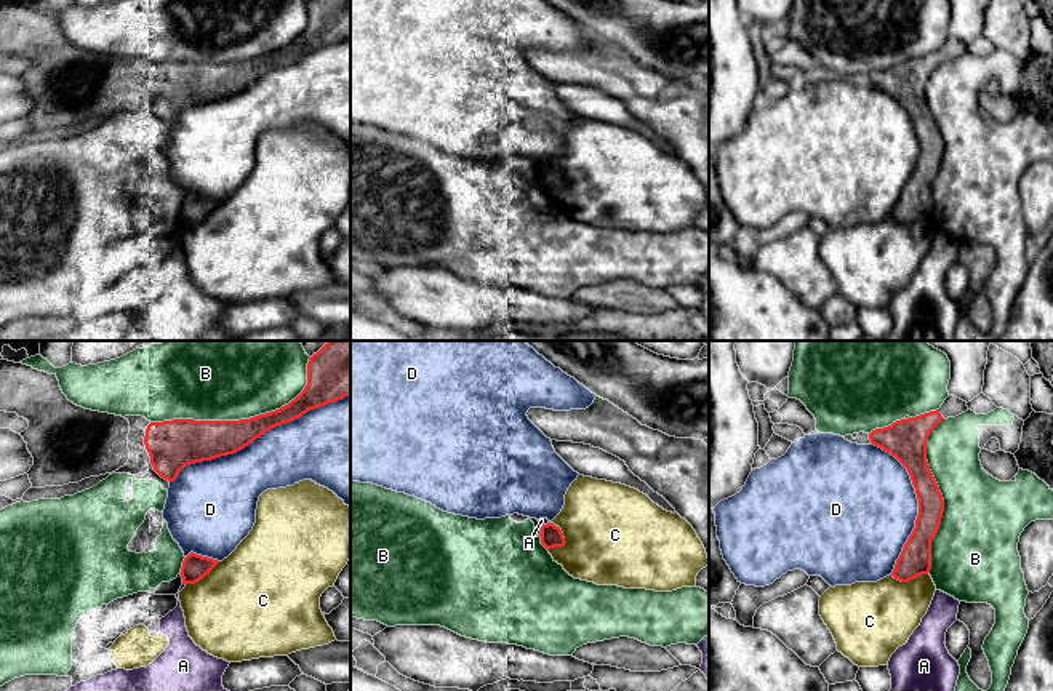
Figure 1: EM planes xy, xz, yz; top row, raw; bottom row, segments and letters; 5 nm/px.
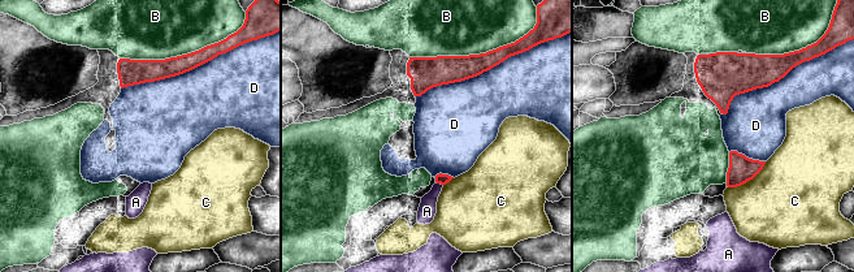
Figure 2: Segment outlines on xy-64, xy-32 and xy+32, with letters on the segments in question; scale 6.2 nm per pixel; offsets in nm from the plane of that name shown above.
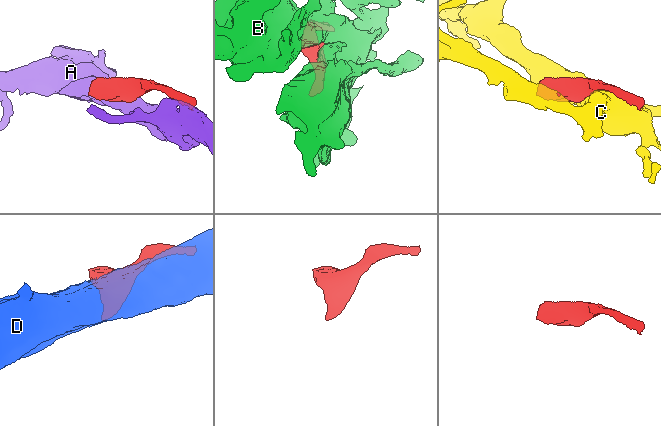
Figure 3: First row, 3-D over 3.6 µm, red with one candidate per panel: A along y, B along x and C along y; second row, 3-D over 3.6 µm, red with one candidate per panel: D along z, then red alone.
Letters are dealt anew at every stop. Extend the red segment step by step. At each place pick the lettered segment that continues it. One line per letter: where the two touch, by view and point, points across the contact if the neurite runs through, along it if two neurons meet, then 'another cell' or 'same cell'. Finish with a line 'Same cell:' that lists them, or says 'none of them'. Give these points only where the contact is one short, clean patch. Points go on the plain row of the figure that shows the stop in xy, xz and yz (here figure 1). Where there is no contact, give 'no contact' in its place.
A: contact xz (544, 167); border xz (549, 163), (541, 168); another cell
B: contact xy (242, 61); another cell
C: contact xz (562, 176); another cell
D: contact xy (258, 79); another cell
Same cell: none of them

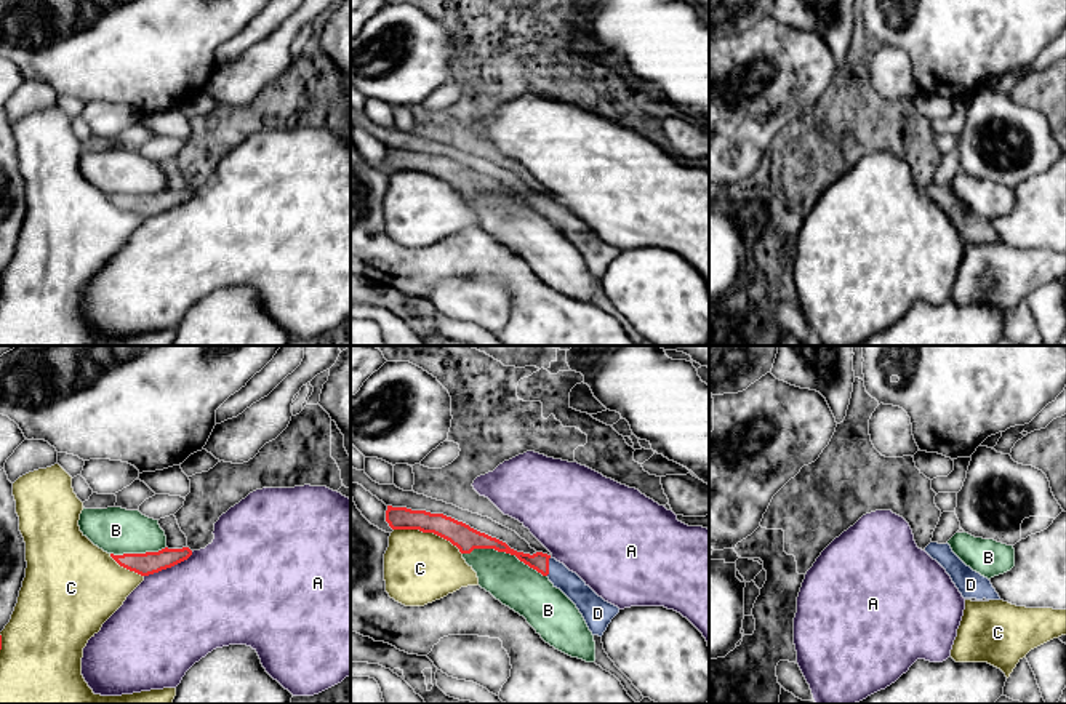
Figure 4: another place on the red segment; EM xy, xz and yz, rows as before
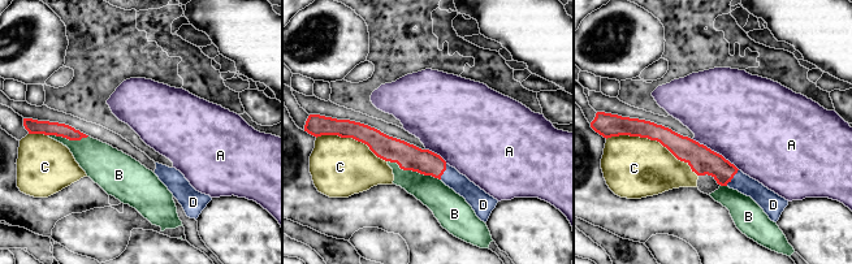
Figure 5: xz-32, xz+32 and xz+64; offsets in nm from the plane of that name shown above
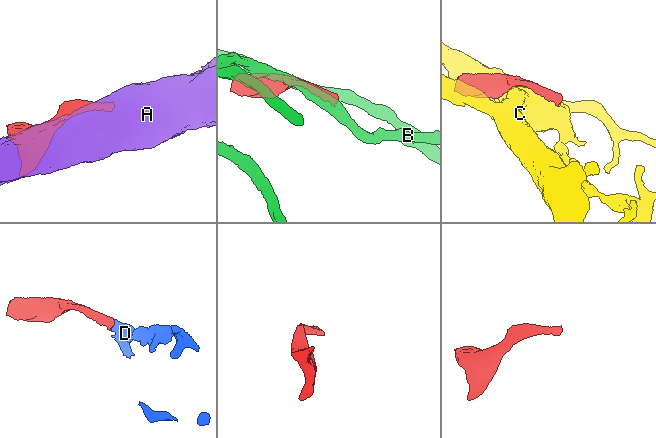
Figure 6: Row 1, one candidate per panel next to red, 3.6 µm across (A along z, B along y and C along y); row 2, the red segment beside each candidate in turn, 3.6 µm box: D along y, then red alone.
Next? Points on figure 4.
A: contact xy (168, 208); another cell
B: contact xz (504, 192); another cell
C: contact xz (429, 173); another cell
D: contact xz (548, 208); way xz (540, 204), (548, 208), (585, 240); same cell
Same cell: D

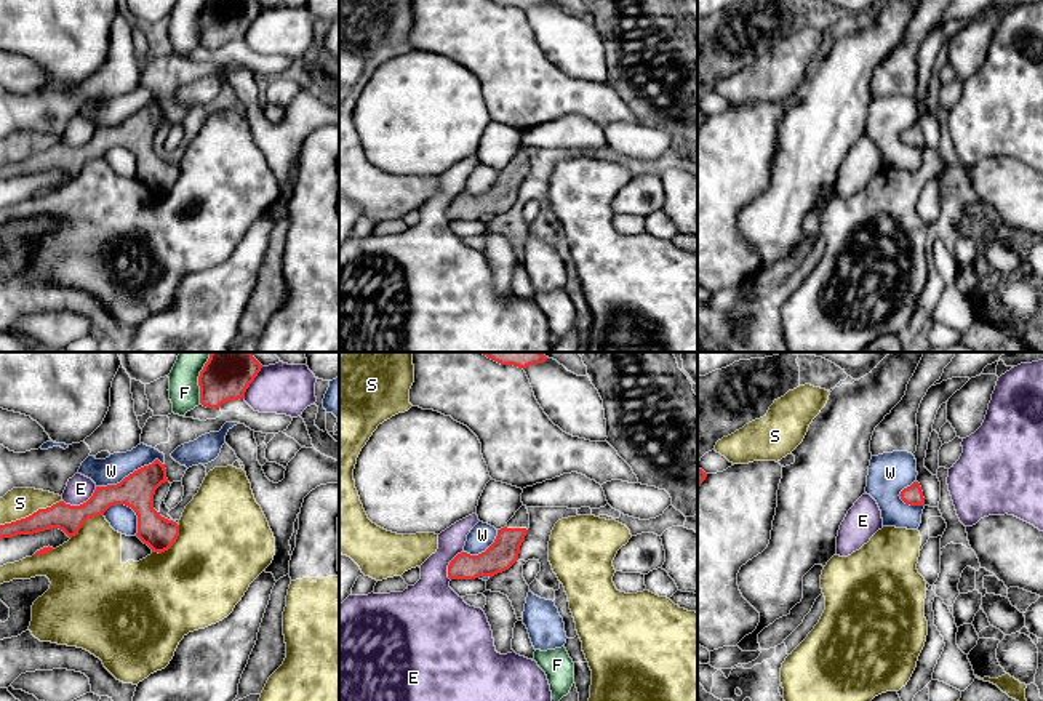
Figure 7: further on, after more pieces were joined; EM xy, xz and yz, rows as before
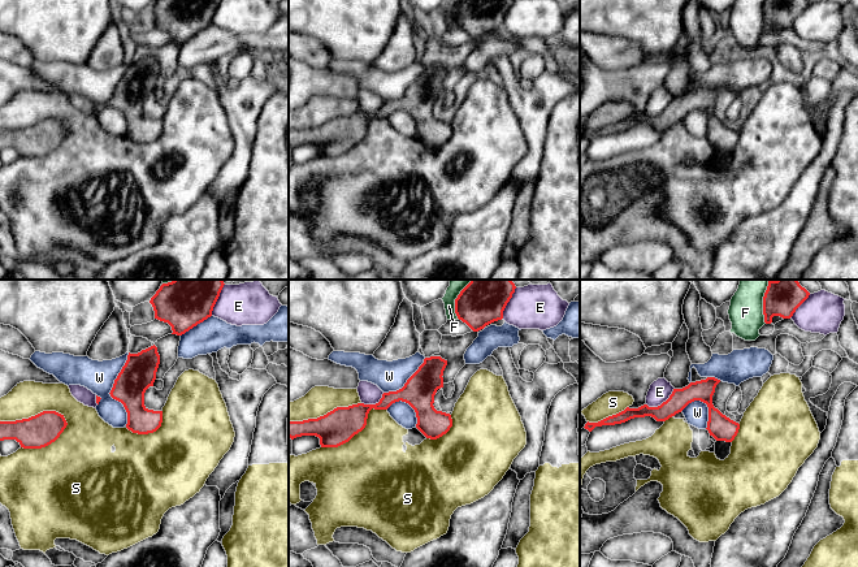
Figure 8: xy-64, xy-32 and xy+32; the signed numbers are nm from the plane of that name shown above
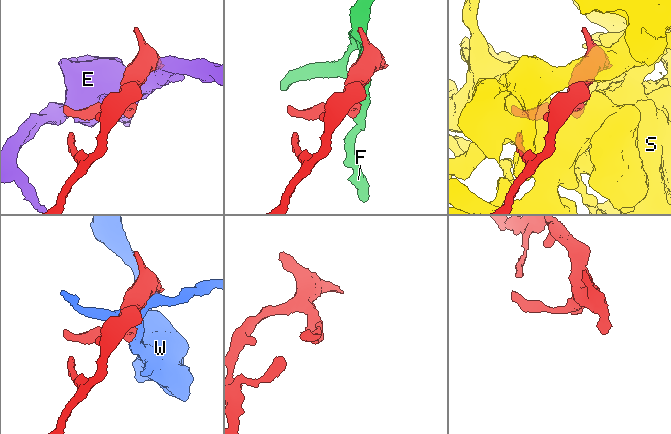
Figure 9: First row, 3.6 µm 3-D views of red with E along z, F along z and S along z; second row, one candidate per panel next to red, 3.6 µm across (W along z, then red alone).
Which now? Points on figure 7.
E: contact xy (80, 146); another cell
F: contact xy (199, 23); another cell
S: contact xy (32, 156); another cell
W: contact xy (130, 116); another cell
Same cell: none of them

